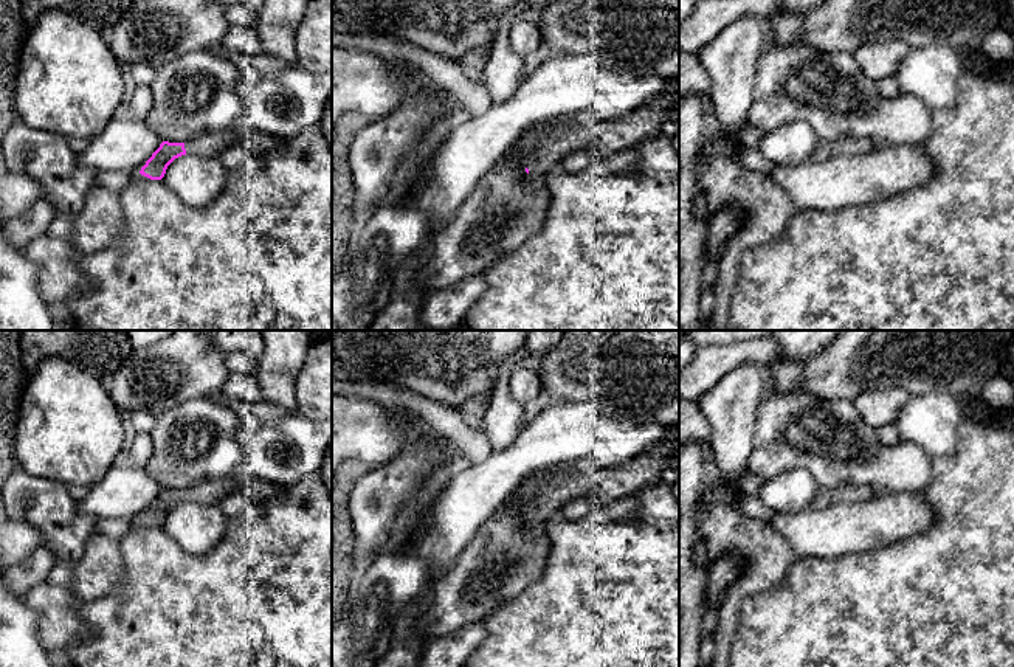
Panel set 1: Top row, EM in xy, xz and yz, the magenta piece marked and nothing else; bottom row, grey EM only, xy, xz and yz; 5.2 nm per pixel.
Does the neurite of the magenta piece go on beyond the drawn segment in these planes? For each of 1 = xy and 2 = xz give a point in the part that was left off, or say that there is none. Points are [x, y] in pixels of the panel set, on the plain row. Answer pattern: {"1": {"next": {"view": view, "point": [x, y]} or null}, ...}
{"1": {"next": {"view": "xy", "point": [206, 492]}}, "2": {"next": {"view": "xz", "point": [560, 486]}}}

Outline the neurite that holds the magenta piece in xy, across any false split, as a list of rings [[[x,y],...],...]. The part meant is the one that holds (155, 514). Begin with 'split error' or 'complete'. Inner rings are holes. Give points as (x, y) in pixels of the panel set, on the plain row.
split error | [[[237,475],[217,479],[202,481],[185,490],[163,489],[160,495],[141,515],[140,521],[150,527],[161,527],[166,521],[167,513],[181,503],[200,503],[200,504],[219,504],[219,501],[229,492],[242,489],[251,495],[251,499],[262,506],[276,495],[282,493],[284,489],[259,479],[240,479]]]

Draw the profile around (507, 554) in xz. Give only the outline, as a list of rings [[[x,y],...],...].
[[[540,475],[526,478],[478,529],[460,551],[456,566],[434,585],[426,613],[416,627],[426,642],[484,620],[504,599],[518,596],[543,575],[550,552],[549,537],[544,524],[526,520],[526,507],[543,481]]]

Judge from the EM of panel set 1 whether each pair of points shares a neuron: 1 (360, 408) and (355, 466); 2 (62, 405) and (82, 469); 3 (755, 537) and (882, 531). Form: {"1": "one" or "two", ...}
{"1": "two", "2": "one", "3": "two"}

